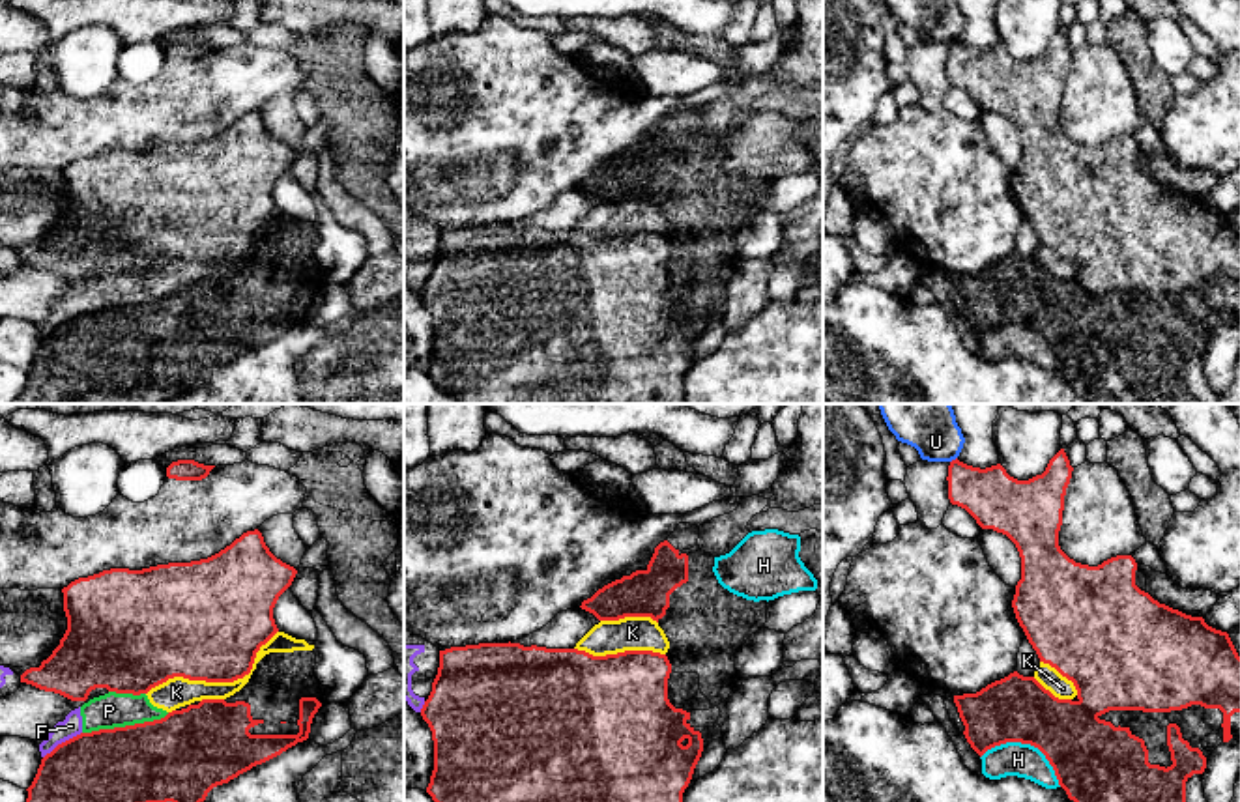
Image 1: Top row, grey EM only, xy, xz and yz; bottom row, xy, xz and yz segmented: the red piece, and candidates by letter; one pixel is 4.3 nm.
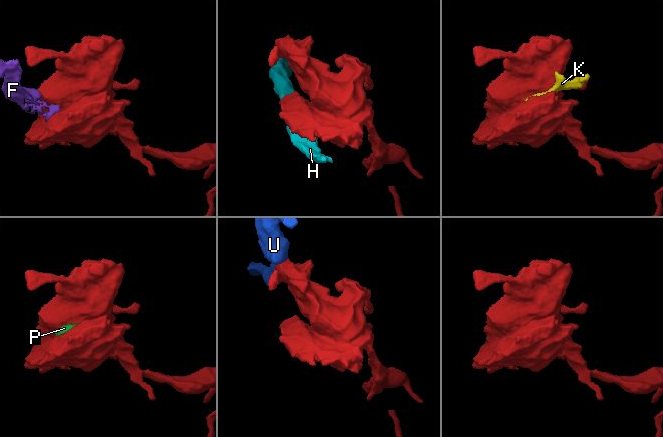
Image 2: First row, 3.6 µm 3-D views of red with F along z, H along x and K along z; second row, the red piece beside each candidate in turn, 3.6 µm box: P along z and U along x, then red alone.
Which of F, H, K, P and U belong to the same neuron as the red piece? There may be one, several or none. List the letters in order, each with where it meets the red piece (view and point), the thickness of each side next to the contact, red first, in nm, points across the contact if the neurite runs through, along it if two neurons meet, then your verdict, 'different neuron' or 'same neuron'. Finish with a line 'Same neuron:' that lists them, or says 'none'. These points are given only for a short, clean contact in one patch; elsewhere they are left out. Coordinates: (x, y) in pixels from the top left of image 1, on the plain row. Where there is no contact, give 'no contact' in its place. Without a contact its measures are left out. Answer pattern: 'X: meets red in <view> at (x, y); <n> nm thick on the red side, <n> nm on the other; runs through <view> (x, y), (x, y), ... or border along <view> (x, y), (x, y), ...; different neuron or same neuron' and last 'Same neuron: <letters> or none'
F: meets red in xy at (62, 324); 360 nm thick on the red side, 90 nm on the other; different neuron
H: meets red in yz at (1027, 324); 300 nm thick on the red side, 140 nm on the other; different neuron
K: meets red in xy at (217, 262); 480 nm thick on the red side, 130 nm on the other; different neuron
P: meets red in xy at (126, 307); 360 nm thick on the red side, 150 nm on the other; different neuron
U: meets red in yz at (952, 42); 240 nm thick on the red side, 190 nm on the other; border along yz (956, 38), (951, 43); different neuron
Same neuron: none

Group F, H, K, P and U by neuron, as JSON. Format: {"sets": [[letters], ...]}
{"sets": [["F", "K", "P"], ["H"], ["U"]]}

